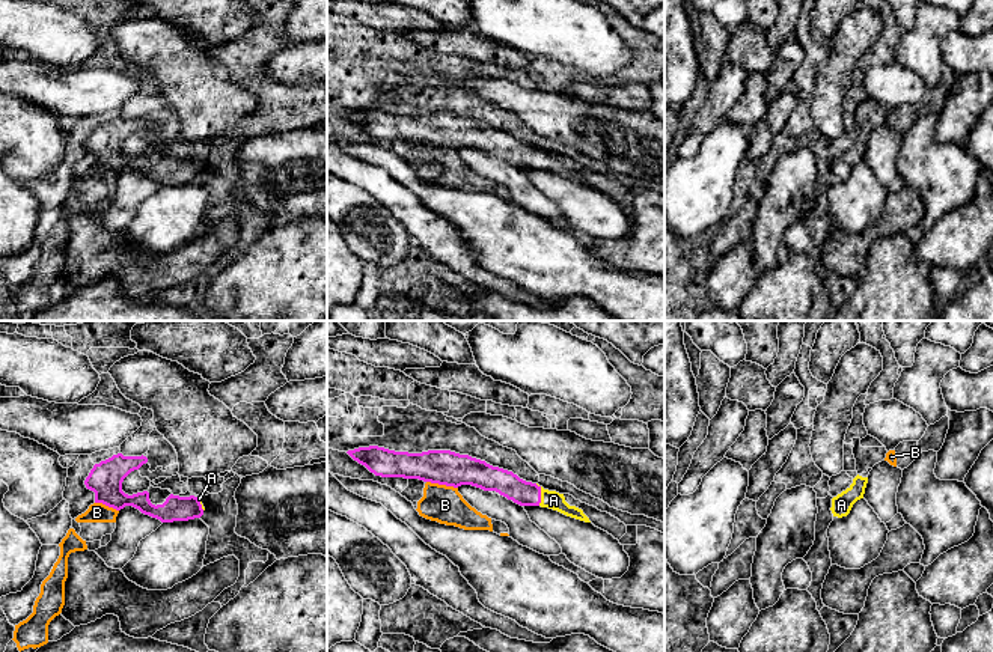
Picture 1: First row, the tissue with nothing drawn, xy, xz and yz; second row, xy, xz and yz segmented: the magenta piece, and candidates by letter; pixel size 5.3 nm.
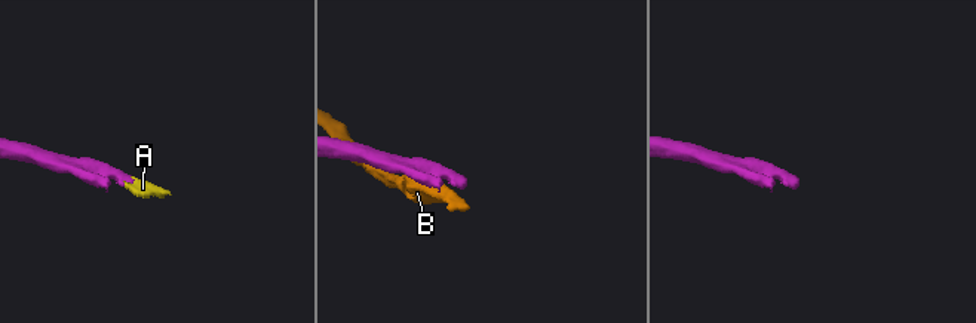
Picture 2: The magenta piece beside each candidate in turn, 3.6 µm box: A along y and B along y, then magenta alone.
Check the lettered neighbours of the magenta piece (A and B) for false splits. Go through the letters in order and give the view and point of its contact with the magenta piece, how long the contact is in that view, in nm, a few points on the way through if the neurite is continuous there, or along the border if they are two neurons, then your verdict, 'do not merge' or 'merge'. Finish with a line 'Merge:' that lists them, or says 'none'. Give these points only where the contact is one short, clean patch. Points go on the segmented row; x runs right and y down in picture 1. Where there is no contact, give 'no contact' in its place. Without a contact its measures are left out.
A: meets magenta in xz at (540, 494); contact 120 nm long; runs through xz (507, 484), (522, 493), (540, 494), (553, 500); merge
B: meets magenta in xz at (442, 484); contact 170 nm long; border along xz (427, 481), (457, 488); do not merge
Merge: A

